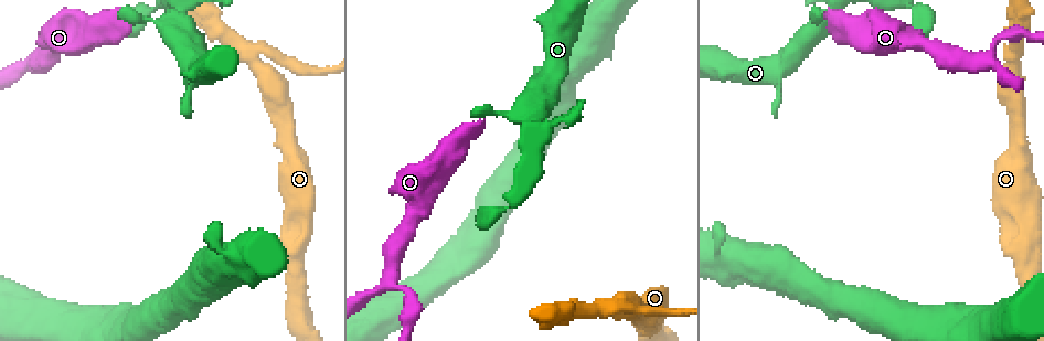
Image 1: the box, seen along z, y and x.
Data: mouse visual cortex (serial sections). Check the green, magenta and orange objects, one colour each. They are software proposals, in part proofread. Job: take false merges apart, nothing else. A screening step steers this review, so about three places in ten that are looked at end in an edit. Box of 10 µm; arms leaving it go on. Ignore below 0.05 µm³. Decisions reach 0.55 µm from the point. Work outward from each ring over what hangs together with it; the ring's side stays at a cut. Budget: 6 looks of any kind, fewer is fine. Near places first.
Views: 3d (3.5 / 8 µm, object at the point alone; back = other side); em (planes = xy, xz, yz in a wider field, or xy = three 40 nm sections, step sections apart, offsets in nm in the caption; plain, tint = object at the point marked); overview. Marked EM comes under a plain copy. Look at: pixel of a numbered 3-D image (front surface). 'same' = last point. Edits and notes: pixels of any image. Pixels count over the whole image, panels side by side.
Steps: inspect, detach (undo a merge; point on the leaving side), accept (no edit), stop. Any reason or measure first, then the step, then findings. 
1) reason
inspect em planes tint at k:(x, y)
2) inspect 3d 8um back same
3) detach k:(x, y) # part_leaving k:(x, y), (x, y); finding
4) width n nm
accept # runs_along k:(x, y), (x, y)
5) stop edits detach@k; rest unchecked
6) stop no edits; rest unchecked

thick turns thin
inspect 3d 8um at 1:(919, 18)

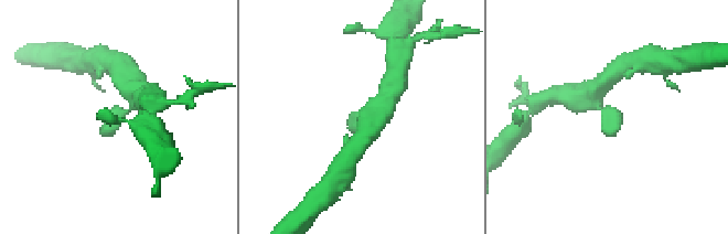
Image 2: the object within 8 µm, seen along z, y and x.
inspect em xy step 1 tint same

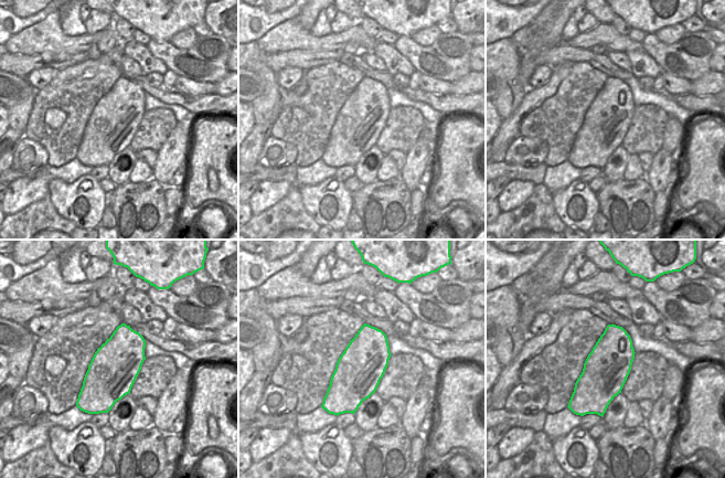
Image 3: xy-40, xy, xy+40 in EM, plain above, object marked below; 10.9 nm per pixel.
width 500 nm
accept # runs_along 2:(138, 99), (103, 131); one cell here

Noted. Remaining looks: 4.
three-way junction
inspect em xy step 3 tint at 1:(985, 58)

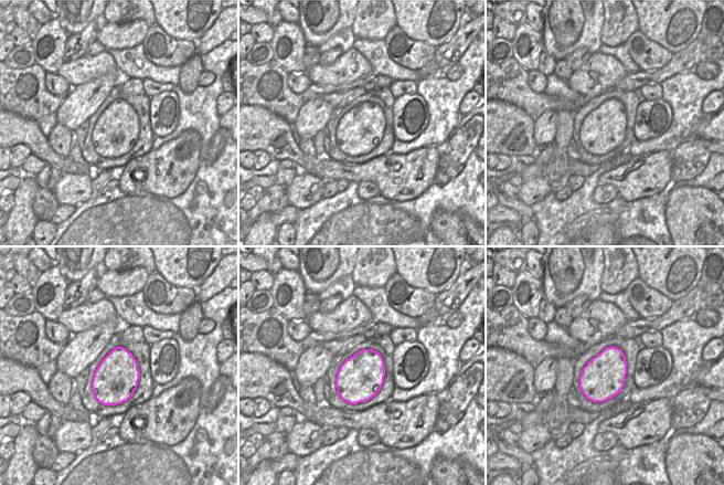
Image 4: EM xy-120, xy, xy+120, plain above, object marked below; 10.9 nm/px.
inspect 3d 3.5um same

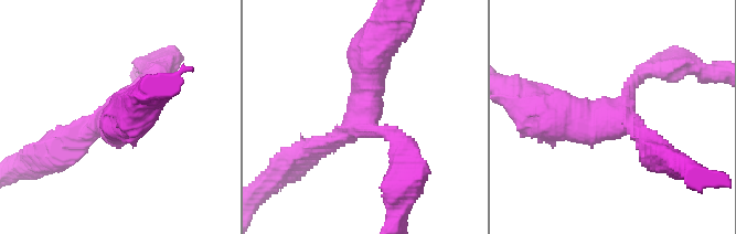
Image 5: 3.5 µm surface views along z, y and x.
accept # runs_along 5:(550, 117), (600, 124), (653, 70); one cell here

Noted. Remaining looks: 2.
thick turns thin
inspect 3d 3.5um at 1:(149, 20)

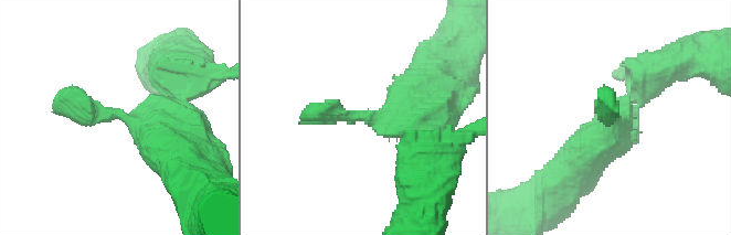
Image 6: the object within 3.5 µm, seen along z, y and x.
shape alone is not enough
inspect em xy step 1 tint at 6:(365, 117)

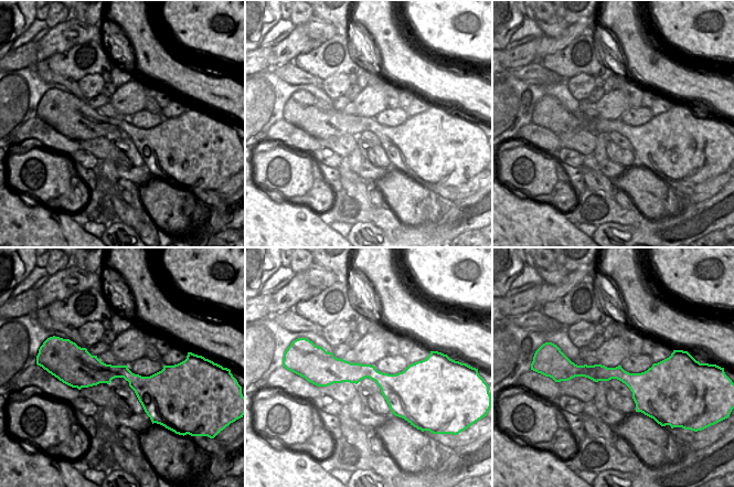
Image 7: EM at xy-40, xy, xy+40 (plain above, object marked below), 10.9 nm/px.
width 220 nm
accept # runs_along 6:(179, 148), (118, 114), (56, 110); all the same cell

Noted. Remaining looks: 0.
stop no edits; rest unchecked

